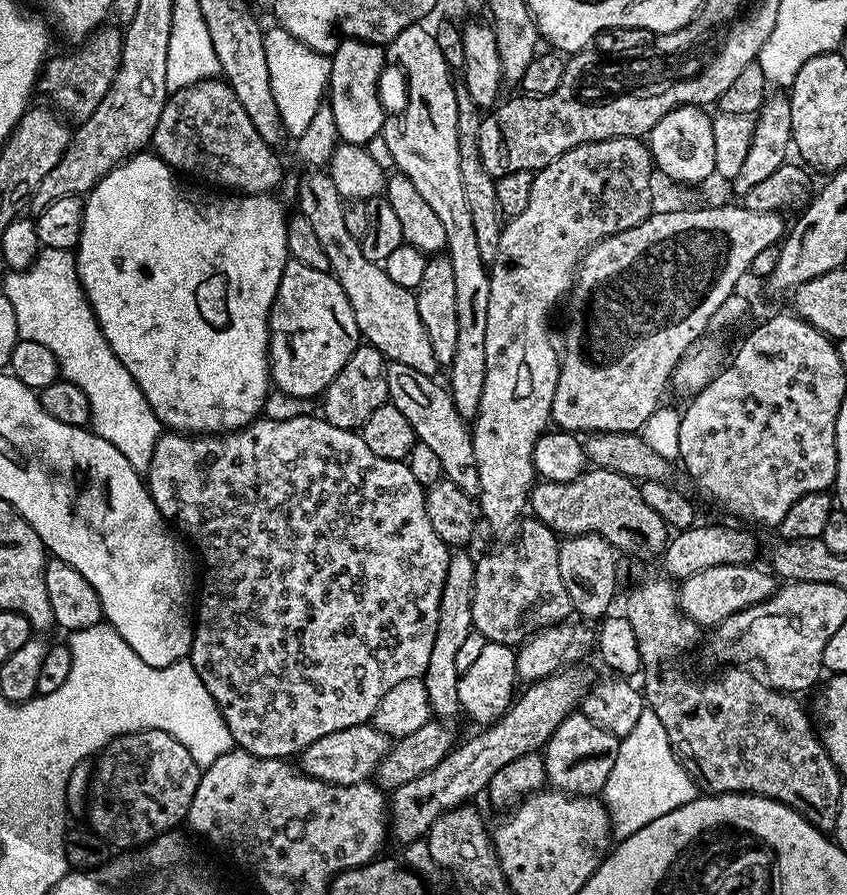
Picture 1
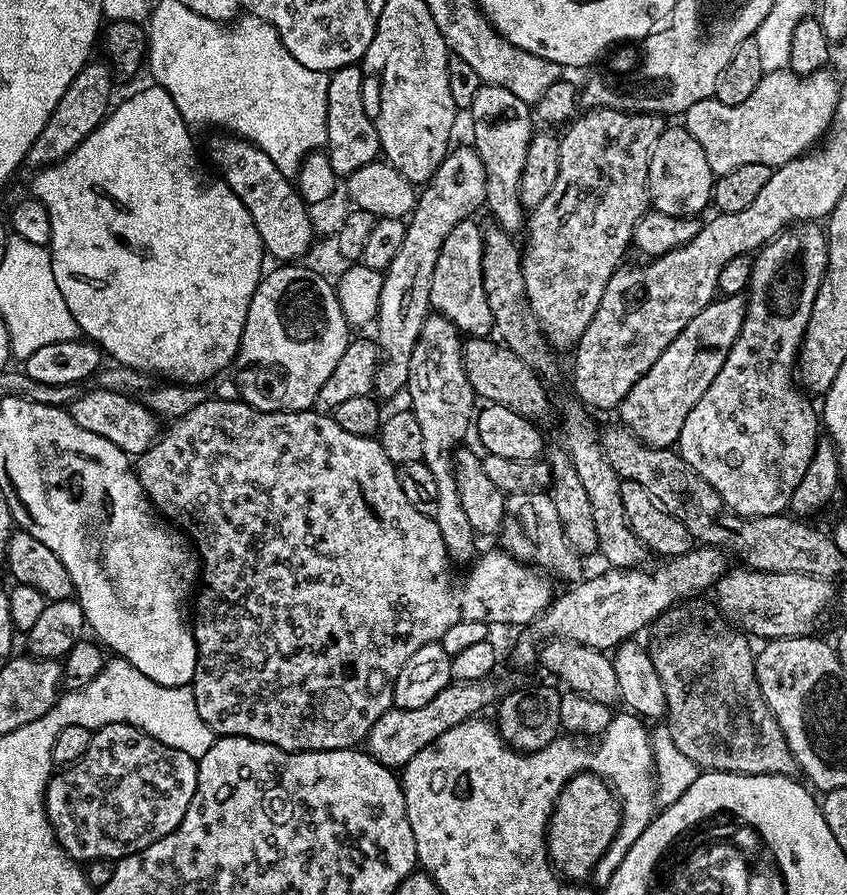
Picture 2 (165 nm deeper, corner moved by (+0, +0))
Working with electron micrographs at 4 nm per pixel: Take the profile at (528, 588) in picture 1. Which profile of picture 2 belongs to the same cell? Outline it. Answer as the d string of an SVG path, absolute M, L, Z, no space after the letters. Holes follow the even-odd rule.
M547 491L505 496L504 514L504 522L498 533L499 547L513 560L543 570L557 581L579 582L585 579L586 571L580 565L581 553L575 552L570 546L564 533L564 524L558 518L558 510L554 510L554 502Z

